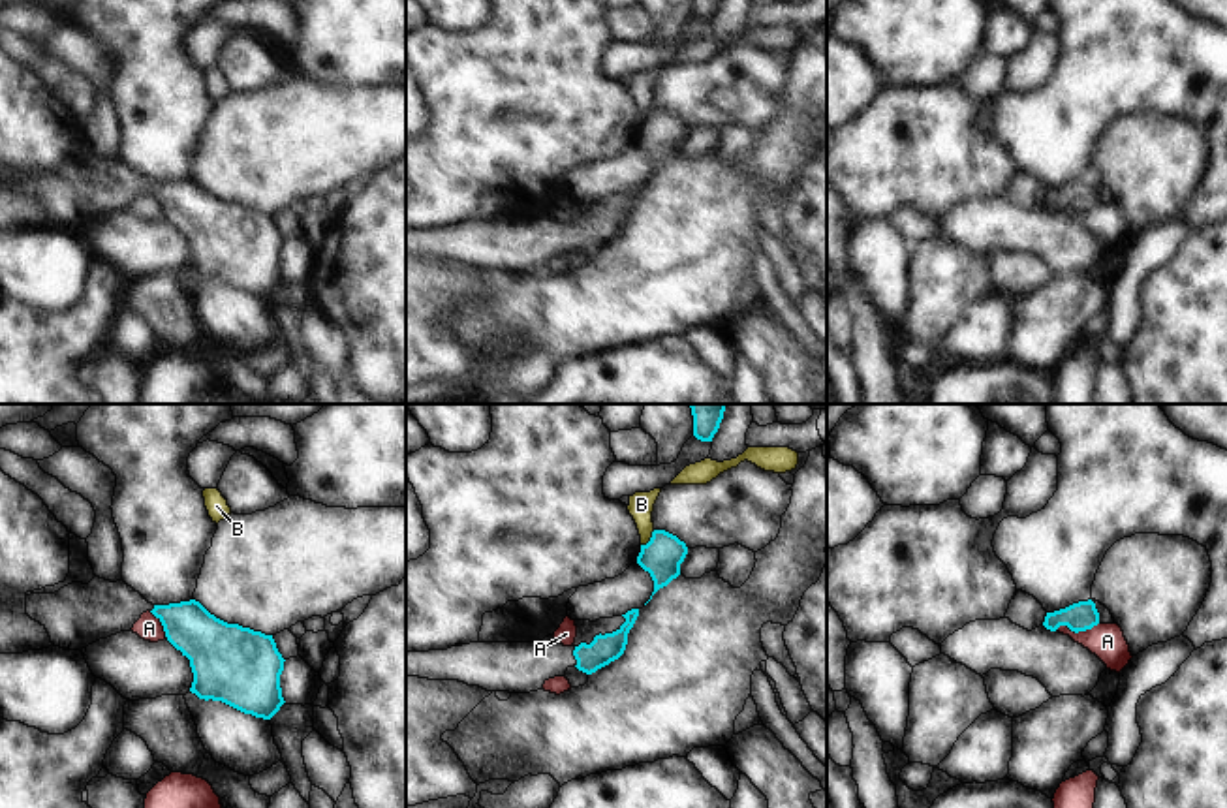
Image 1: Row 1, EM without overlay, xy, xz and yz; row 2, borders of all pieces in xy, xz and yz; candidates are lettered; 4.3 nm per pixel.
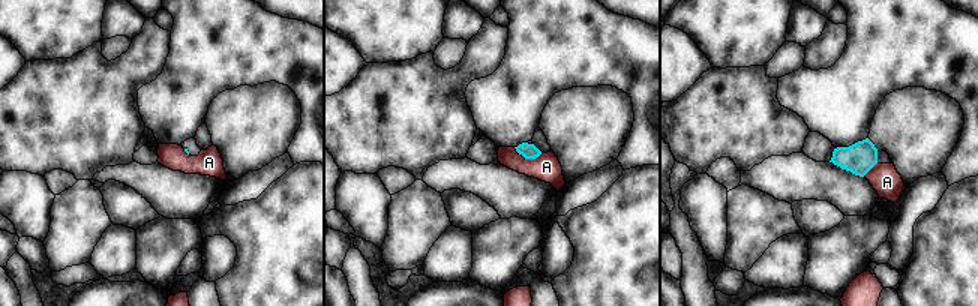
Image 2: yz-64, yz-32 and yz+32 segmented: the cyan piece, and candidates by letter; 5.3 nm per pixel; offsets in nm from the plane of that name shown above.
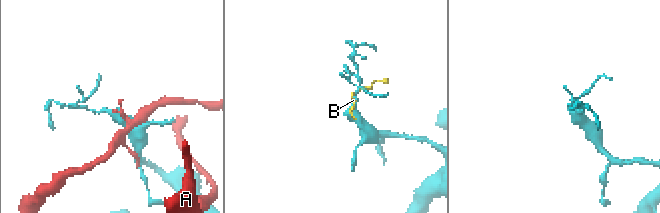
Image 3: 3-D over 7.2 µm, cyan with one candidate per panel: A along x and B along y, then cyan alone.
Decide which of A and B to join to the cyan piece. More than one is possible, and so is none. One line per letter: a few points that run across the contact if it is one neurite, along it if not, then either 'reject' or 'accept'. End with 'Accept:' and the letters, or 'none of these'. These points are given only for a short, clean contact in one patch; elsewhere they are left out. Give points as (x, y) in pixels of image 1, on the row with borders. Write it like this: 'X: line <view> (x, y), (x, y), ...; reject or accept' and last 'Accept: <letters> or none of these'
A: reject
B: line xz (654, 530), (641, 545); reject
Accept: none of these

